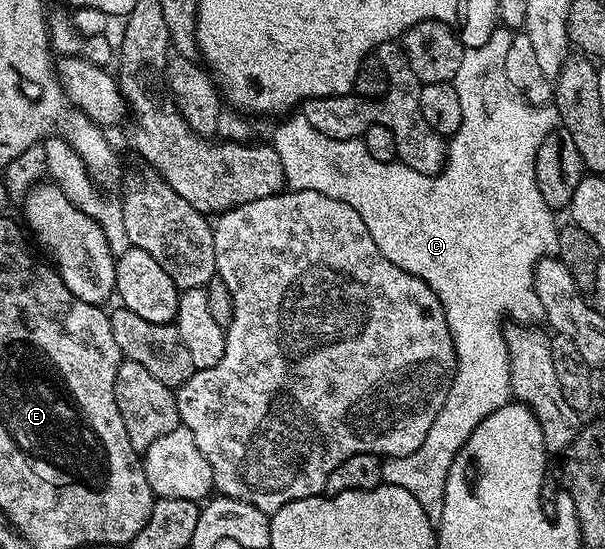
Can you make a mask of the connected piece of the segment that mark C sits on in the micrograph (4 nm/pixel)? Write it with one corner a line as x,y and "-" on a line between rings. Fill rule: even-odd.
494,28
486,42
466,49
463,60
459,64
459,72
455,72
452,80
455,92
459,92
459,105
463,107
463,120
456,132
448,139
445,164
439,174
420,173
401,160
391,162
375,160
375,156
371,156
371,152
367,152
361,138
335,140
331,136
323,136
323,132
315,132
315,128
311,128
311,124
304,116
297,116
297,118
286,117
281,120
286,120
286,122
281,122
274,128
273,138
271,138
271,145
275,148
275,152
279,152
279,161
283,163
283,176
289,190
314,190
323,196
331,196
335,200
355,208
355,212
359,212
363,224
367,224
367,232
371,232
371,240
375,240
381,255
387,260
391,260
391,264
403,268
403,272
423,280
427,284
427,288
431,288
431,292
437,294
439,304
443,308
447,328
451,332
451,340
457,353
457,368
453,380
449,384
449,391
445,394
443,408
439,408
439,416
435,416
435,420
431,420
431,428
427,428
427,436
423,436
423,444
419,444
419,448
415,448
415,452
398,458
385,458
381,464
383,468
382,483
386,486
398,486
405,489
406,492
411,492
411,496
415,496
416,502
421,505
423,512
427,512
427,516
434,524
440,522
443,516
443,496
447,484
447,472
451,468
459,448
463,448
463,444
467,442
471,432
475,432
475,428
479,428
479,424
483,424
483,420
487,416
491,416
491,412
503,408
511,400
509,349
505,343
505,330
503,325
501,326
501,321
504,320
505,314
510,314
513,317
512,321
517,324
537,324
542,321
543,315
539,304
539,296
533,291
533,271
536,270
537,261
540,258
550,257
557,248
559,222
553,219
556,218
554,211
549,209
549,205
545,203
539,192
539,184
535,180
535,156
539,152
539,144
543,144
543,140
550,132
558,129
559,119
557,111
552,105
531,105
514,90
507,80
505,75
507,48
511,48
513,35
514,31
508,28

